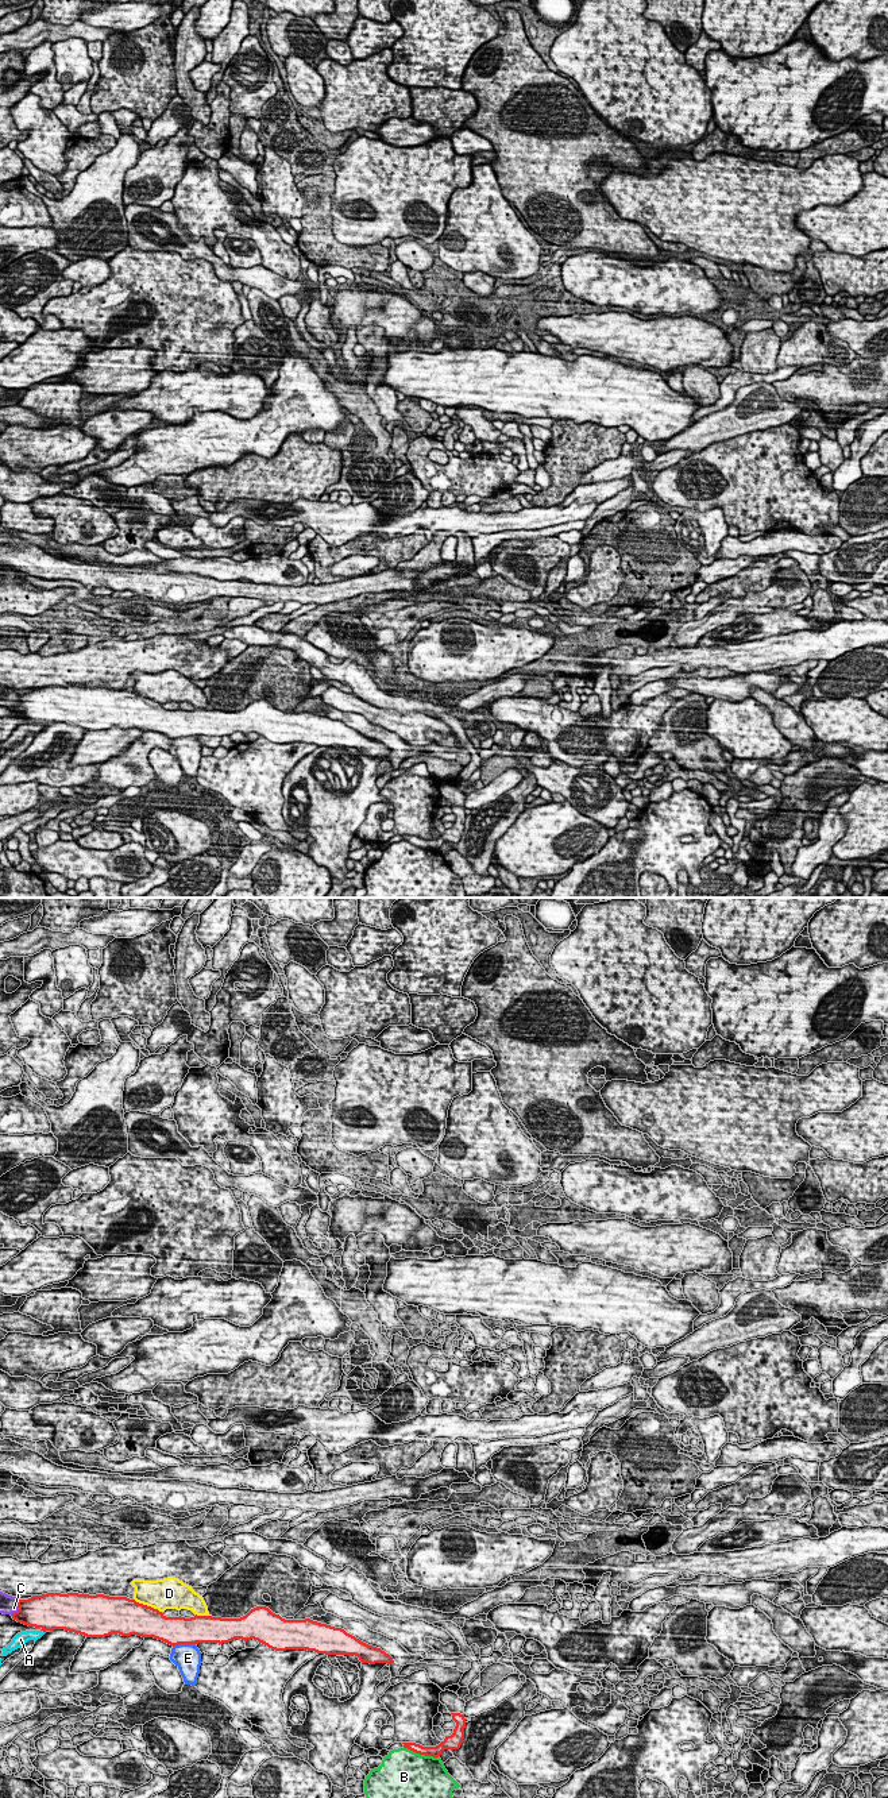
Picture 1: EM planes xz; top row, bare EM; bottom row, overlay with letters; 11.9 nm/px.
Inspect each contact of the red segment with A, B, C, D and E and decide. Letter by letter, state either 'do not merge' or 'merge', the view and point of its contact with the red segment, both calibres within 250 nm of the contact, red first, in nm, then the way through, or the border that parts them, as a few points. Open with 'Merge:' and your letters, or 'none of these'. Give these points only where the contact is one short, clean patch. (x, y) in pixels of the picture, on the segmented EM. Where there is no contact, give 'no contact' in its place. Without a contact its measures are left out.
Merge: none of these
A: do not merge | xz (45, 1631) | 420/130 nm
B: do not merge | xz (421, 1754) | 130/480 nm
C: do not merge | xz (18, 1606) | 380/220 nm
D: do not merge | xz (146, 1605) | 420/360 nm
E: do not merge | xz (184, 1643) | 340/320 nm

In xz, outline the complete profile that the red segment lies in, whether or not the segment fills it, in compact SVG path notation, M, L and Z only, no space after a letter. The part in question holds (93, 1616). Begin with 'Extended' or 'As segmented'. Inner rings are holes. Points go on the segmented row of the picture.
As segmented. M47 1593L18 1600L19 1610L12 1618L40 1631L65 1629L86 1637L105 1637L112 1633L121 1636L142 1636L162 1640L170 1645L198 1643L229 1643L235 1639L258 1640L275 1651L308 1650L325 1655L355 1655L362 1663L394 1663L393 1658L381 1648L368 1645L341 1628L305 1620L285 1620L266 1606L256 1606L240 1618L221 1618L212 1616L166 1617L158 1609L136 1602L127 1597L109 1597L104 1594Z

